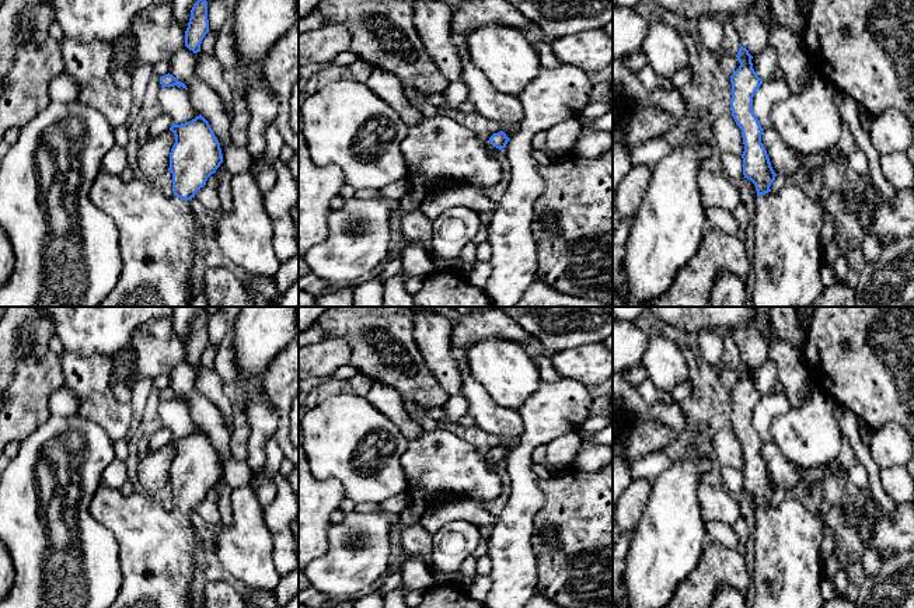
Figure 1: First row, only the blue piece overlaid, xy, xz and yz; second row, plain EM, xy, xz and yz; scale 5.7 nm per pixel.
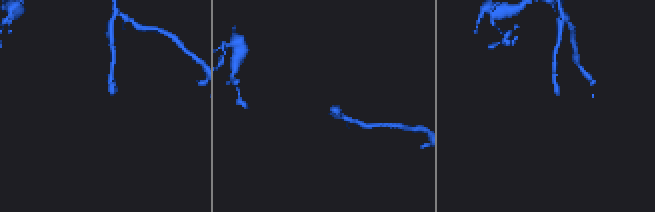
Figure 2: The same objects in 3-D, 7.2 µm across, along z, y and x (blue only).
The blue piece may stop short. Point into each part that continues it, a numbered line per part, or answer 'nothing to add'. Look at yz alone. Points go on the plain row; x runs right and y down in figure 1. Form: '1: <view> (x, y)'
1: yz (788, 572)

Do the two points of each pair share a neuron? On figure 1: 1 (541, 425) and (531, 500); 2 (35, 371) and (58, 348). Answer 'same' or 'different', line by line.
1: same
2: different

